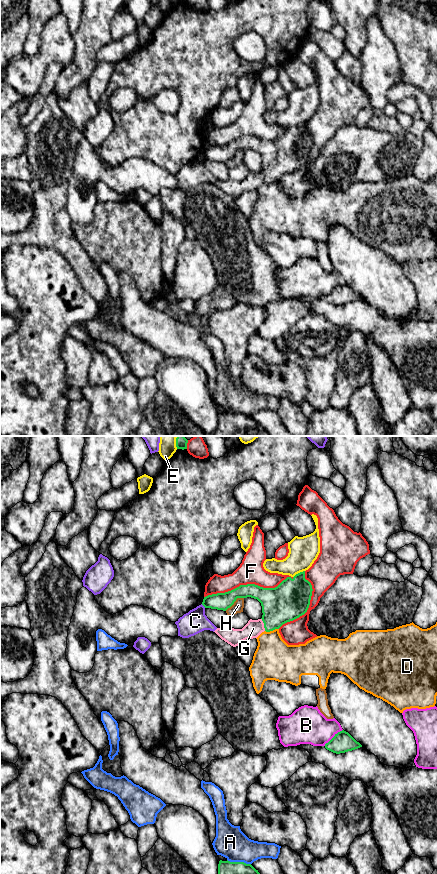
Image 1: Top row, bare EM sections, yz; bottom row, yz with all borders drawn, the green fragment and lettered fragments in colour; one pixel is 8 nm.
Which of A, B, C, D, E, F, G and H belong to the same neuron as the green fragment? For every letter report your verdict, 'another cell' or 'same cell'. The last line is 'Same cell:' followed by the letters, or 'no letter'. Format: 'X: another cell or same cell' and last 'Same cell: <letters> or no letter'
A: another cell
B: another cell
C: another cell
D: another cell
E: another cell
F: another cell
G: same cell
H: another cell
Same cell: G

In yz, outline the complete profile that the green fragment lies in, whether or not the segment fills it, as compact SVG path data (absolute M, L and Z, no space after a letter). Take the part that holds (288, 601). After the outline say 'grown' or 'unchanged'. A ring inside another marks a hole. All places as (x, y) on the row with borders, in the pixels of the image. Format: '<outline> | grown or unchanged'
M303 571L296 574L293 578L287 577L275 588L263 588L255 584L247 584L240 585L225 593L208 595L204 597L202 605L205 608L226 611L234 604L237 598L251 597L257 599L261 603L263 613L261 619L250 619L242 629L228 627L226 629L217 628L214 631L222 640L236 647L246 639L257 638L264 631L270 632L279 629L283 624L304 615L309 608L312 591L312 585L305 579L305 571Z | grown

